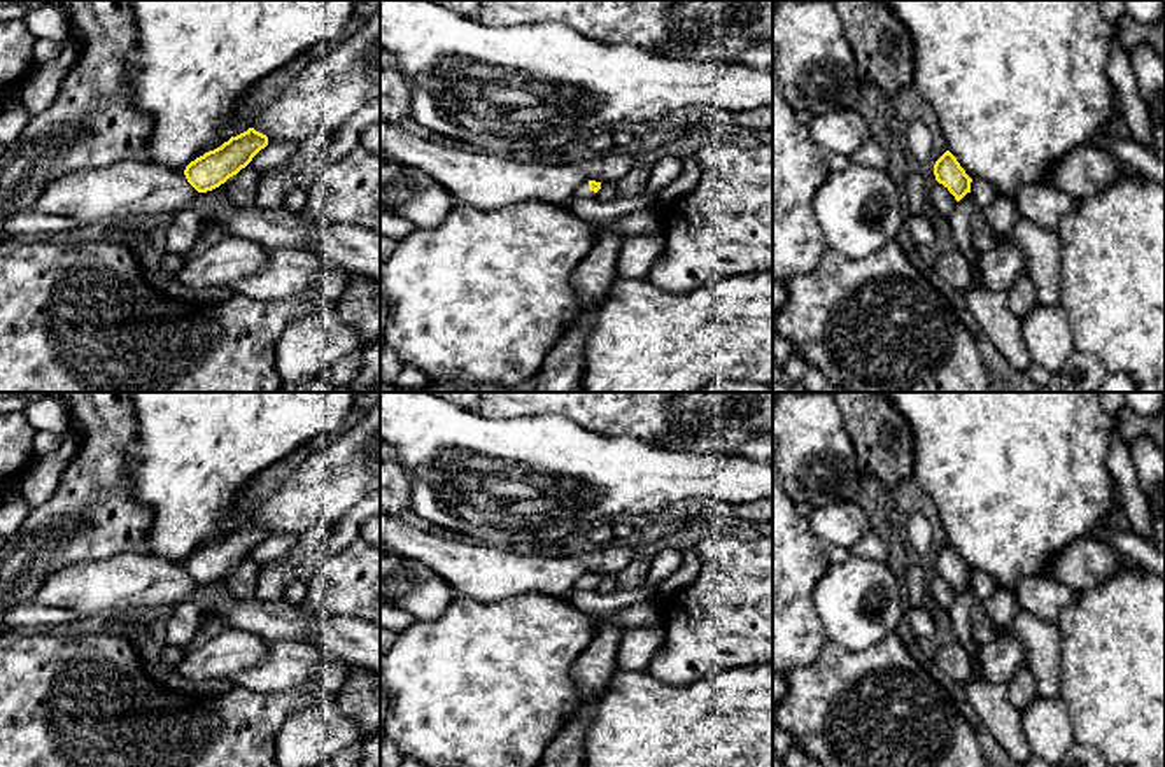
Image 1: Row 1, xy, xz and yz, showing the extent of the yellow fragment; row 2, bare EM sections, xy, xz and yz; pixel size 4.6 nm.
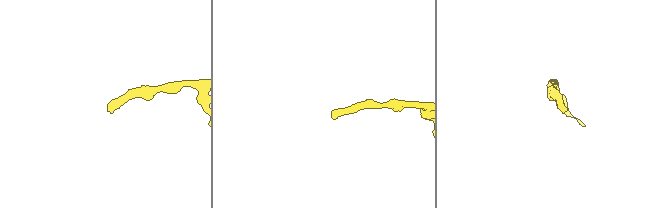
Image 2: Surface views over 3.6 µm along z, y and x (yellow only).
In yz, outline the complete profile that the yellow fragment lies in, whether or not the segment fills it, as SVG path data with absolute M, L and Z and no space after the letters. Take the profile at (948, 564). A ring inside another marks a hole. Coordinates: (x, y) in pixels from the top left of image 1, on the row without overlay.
M946 543L934 557L934 567L939 576L943 576L957 594L960 594L967 585L971 585L972 571L960 559L957 550Z

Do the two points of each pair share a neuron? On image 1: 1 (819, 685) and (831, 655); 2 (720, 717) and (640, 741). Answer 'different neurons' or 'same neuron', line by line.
1: same neuron
2: same neuron

